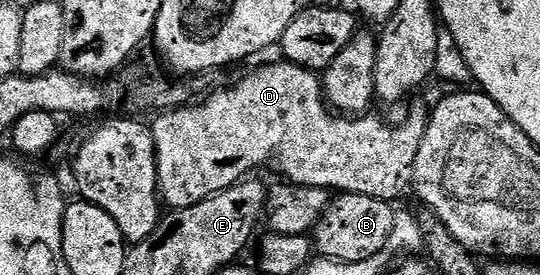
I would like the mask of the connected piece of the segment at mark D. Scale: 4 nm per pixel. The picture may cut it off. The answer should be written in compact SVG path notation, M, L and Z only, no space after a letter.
M278 59L272 65L263 65L260 69L255 69L252 73L247 73L232 89L219 89L216 93L211 93L203 102L182 105L179 109L169 109L158 114L155 122L150 122L149 128L155 140L155 162L157 163L157 175L159 176L159 196L162 204L168 210L184 209L193 207L201 203L201 199L211 197L215 193L225 191L230 185L235 185L244 180L254 169L259 169L262 165L267 165L270 161L275 161L275 169L279 173L284 173L286 180L292 185L308 185L318 189L328 191L338 191L339 193L356 193L357 195L369 195L373 199L381 199L392 203L403 193L403 188L412 184L415 175L415 160L417 151L421 151L421 139L425 139L427 130L427 119L429 116L428 106L415 105L407 113L407 118L400 125L390 125L387 121L382 121L379 117L372 115L340 115L332 110L330 104L325 100L323 82L318 72L304 67L304 65L294 65L286 59Z

